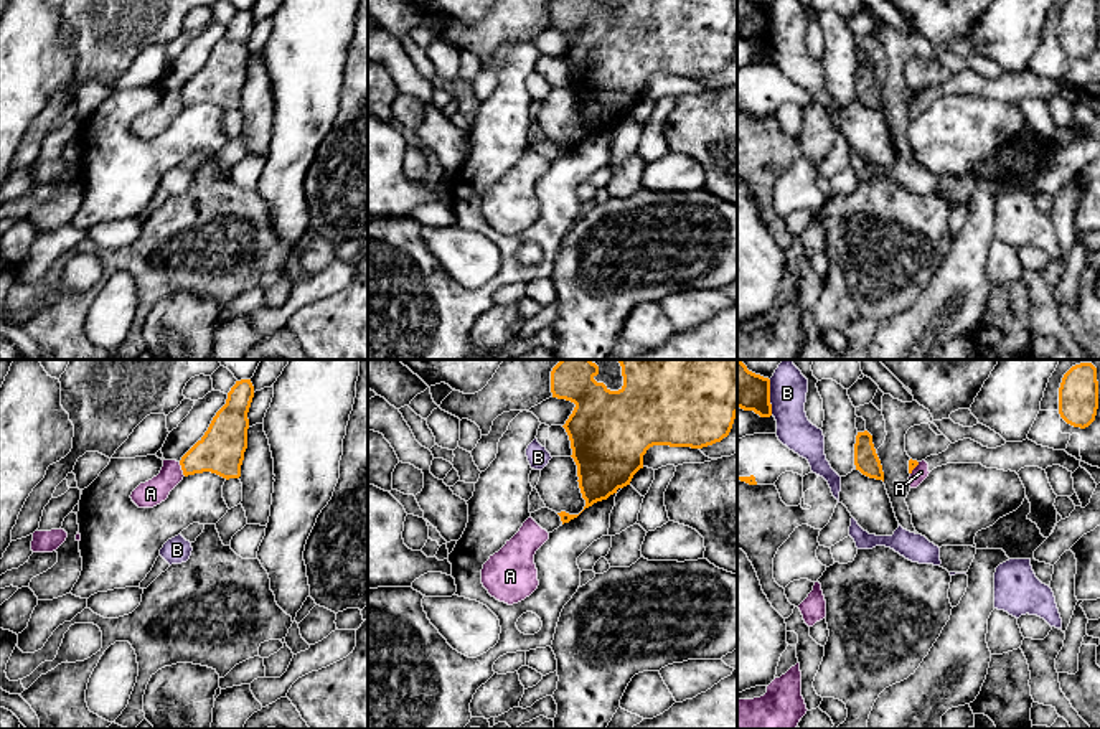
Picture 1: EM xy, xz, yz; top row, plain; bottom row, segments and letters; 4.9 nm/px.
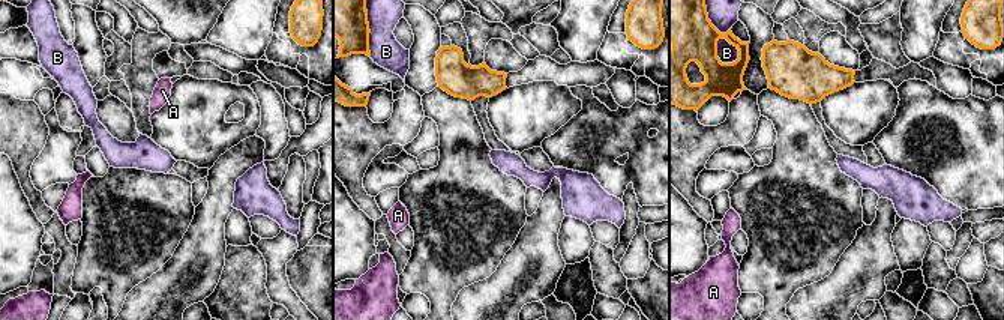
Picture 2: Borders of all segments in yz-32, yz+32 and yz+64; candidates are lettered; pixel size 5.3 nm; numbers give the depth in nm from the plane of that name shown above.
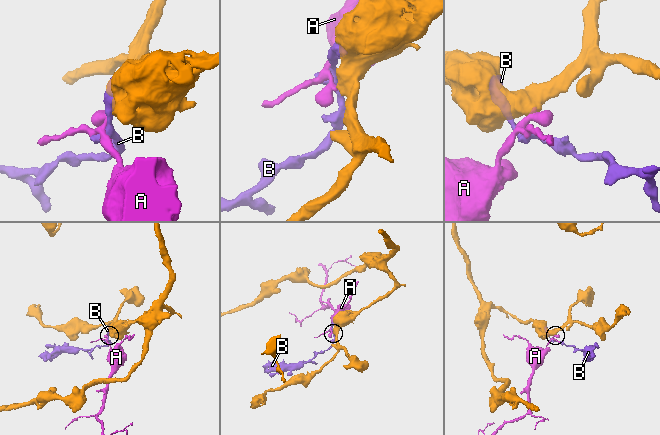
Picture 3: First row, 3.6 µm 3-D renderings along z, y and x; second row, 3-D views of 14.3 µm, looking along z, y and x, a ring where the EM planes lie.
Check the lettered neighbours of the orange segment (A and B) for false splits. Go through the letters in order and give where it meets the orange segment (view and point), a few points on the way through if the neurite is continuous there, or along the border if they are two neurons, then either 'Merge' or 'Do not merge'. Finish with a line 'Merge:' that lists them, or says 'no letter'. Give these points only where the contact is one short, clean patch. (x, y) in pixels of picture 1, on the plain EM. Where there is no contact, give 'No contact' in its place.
A: Touches orange at xy (182, 99). Boundary: xy (178, 93), (185, 106). Do not merge
B: Touches orange at yz (769, 28). Do not merge
Merge: no letter

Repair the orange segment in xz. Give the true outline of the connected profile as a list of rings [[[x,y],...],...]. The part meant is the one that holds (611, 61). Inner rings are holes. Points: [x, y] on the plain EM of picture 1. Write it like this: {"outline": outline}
{"outline": [[[552,0],[552,28],[576,35],[562,56],[569,66],[572,89],[577,96],[579,119],[585,139],[607,130],[618,119],[630,115],[643,99],[643,86],[653,76],[703,79],[729,66],[737,45],[737,0],[622,0],[623,16],[610,21],[594,8],[599,0]]]}

